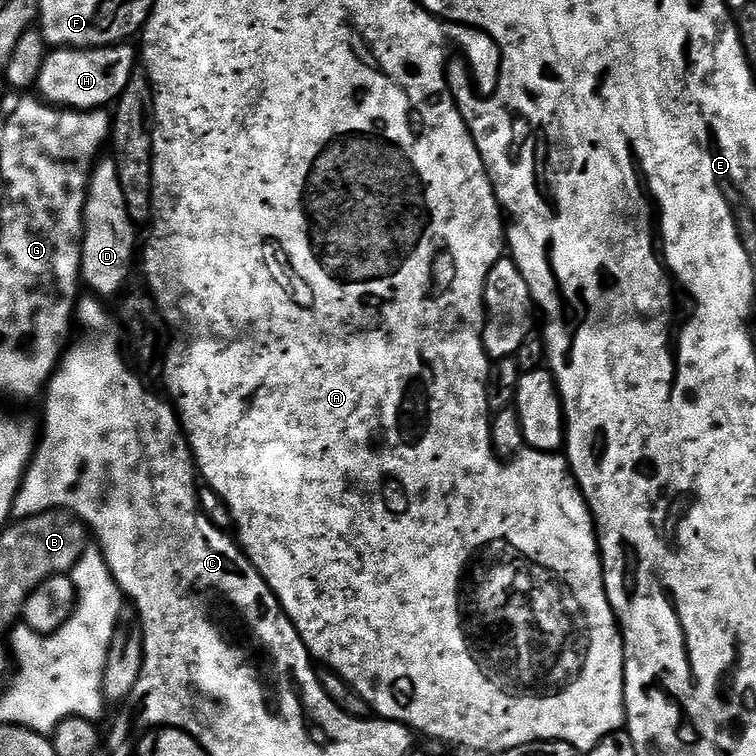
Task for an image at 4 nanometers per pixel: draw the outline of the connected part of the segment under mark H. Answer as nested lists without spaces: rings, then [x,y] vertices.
[[[125,42],[105,48],[56,48],[49,51],[42,74],[36,80],[39,95],[47,103],[61,108],[100,110],[111,105],[120,99],[126,90],[126,82],[130,82],[132,73],[137,71],[138,52],[132,46]]]

